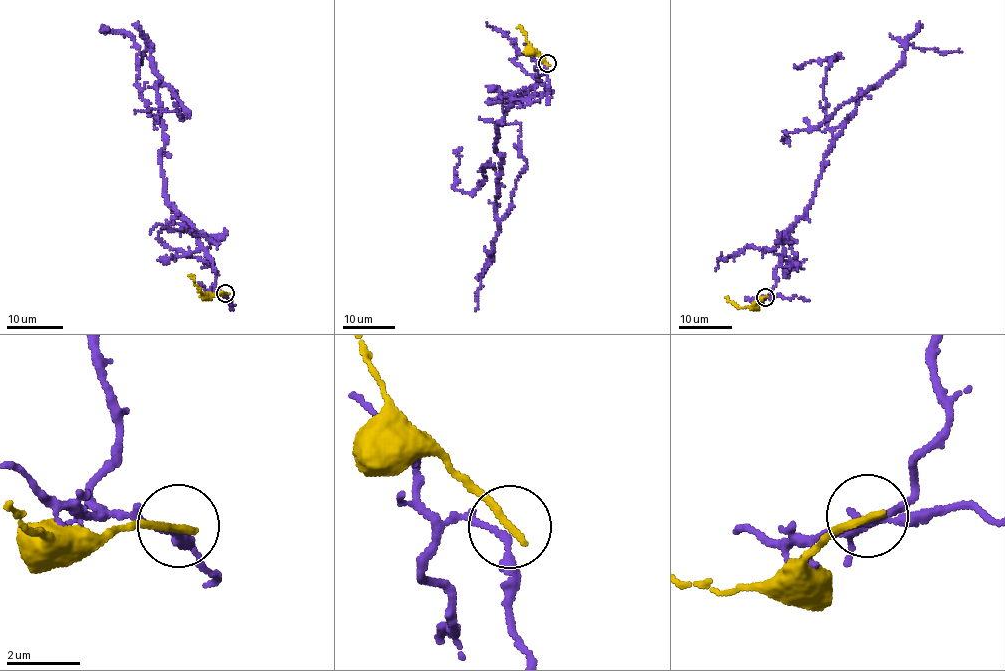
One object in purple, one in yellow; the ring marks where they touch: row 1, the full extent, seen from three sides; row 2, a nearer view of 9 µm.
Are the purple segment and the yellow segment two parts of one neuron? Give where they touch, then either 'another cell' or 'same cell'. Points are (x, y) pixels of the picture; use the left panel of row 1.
(225, 293) | another cell

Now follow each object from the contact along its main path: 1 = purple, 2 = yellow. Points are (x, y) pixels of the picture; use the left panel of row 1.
1: (225, 294), (212, 288), (214, 262), (168, 200), (158, 85), (172, 89), (189, 113), (134, 110)
2: (225, 294), (201, 293), (187, 274)

